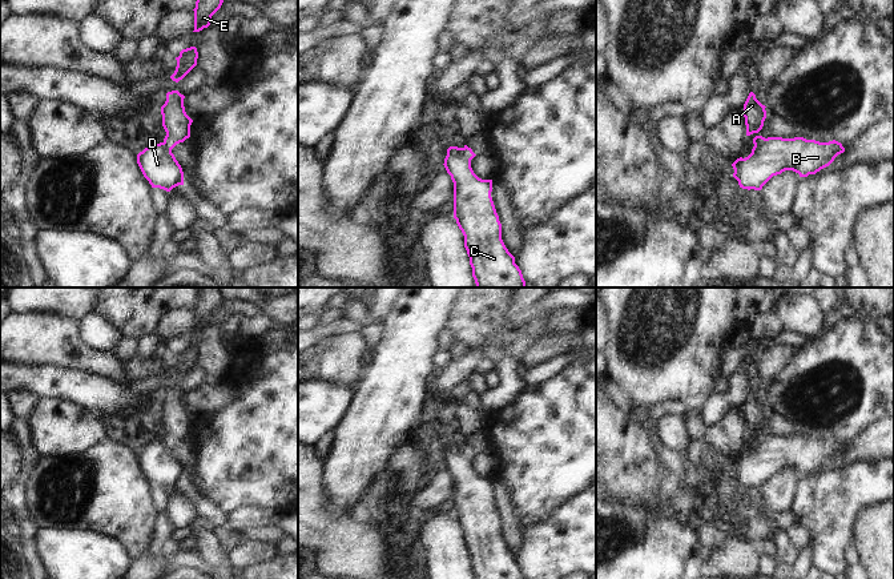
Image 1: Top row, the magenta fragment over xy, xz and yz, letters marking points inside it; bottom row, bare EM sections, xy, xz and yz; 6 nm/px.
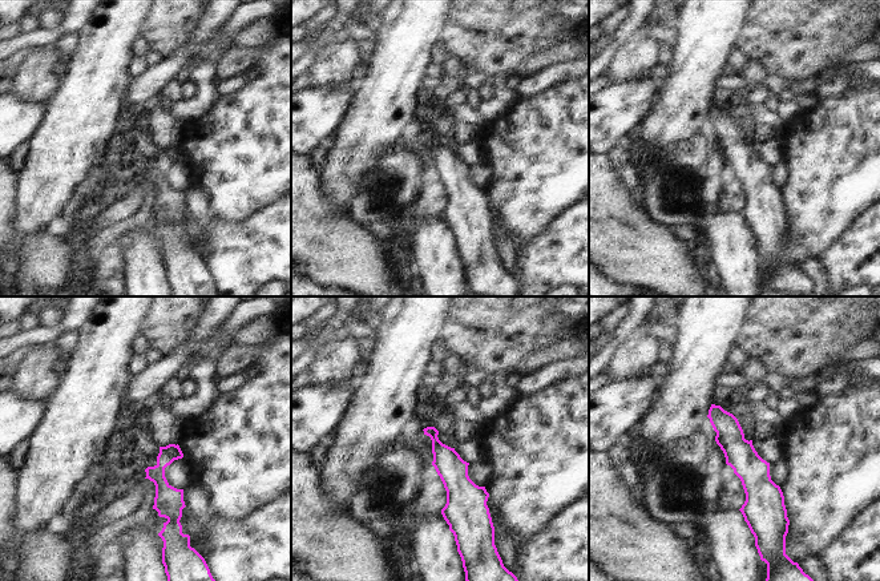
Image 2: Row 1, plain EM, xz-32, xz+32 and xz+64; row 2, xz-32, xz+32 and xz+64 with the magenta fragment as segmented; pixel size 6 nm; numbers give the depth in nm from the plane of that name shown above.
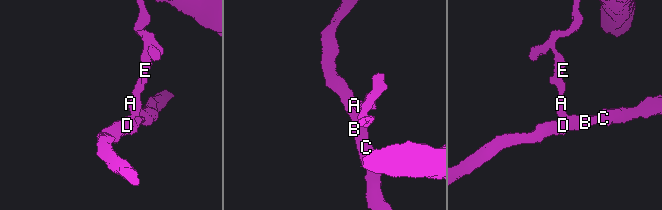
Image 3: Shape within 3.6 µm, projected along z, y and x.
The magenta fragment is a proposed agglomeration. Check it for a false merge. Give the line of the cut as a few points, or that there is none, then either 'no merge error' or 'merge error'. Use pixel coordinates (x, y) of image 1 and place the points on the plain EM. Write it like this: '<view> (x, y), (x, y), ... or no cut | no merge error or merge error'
yz (766, 437), (762, 442), (754, 445) | merge error

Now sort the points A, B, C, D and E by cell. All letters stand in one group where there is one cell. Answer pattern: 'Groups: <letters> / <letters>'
Groups: A E / B C D

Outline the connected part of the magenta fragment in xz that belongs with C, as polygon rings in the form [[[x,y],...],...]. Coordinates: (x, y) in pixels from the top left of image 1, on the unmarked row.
[[[450,445],[444,466],[454,481],[454,516],[464,534],[475,579],[524,579],[502,538],[502,522],[491,490],[492,478],[479,477],[463,446]]]

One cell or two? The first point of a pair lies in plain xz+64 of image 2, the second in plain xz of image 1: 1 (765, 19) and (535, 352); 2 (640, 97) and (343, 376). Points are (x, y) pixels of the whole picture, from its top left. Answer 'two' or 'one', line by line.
1: two
2: two

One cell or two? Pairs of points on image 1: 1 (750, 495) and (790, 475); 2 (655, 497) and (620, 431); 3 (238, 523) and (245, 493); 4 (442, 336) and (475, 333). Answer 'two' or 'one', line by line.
1: two
2: one
3: two
4: two

